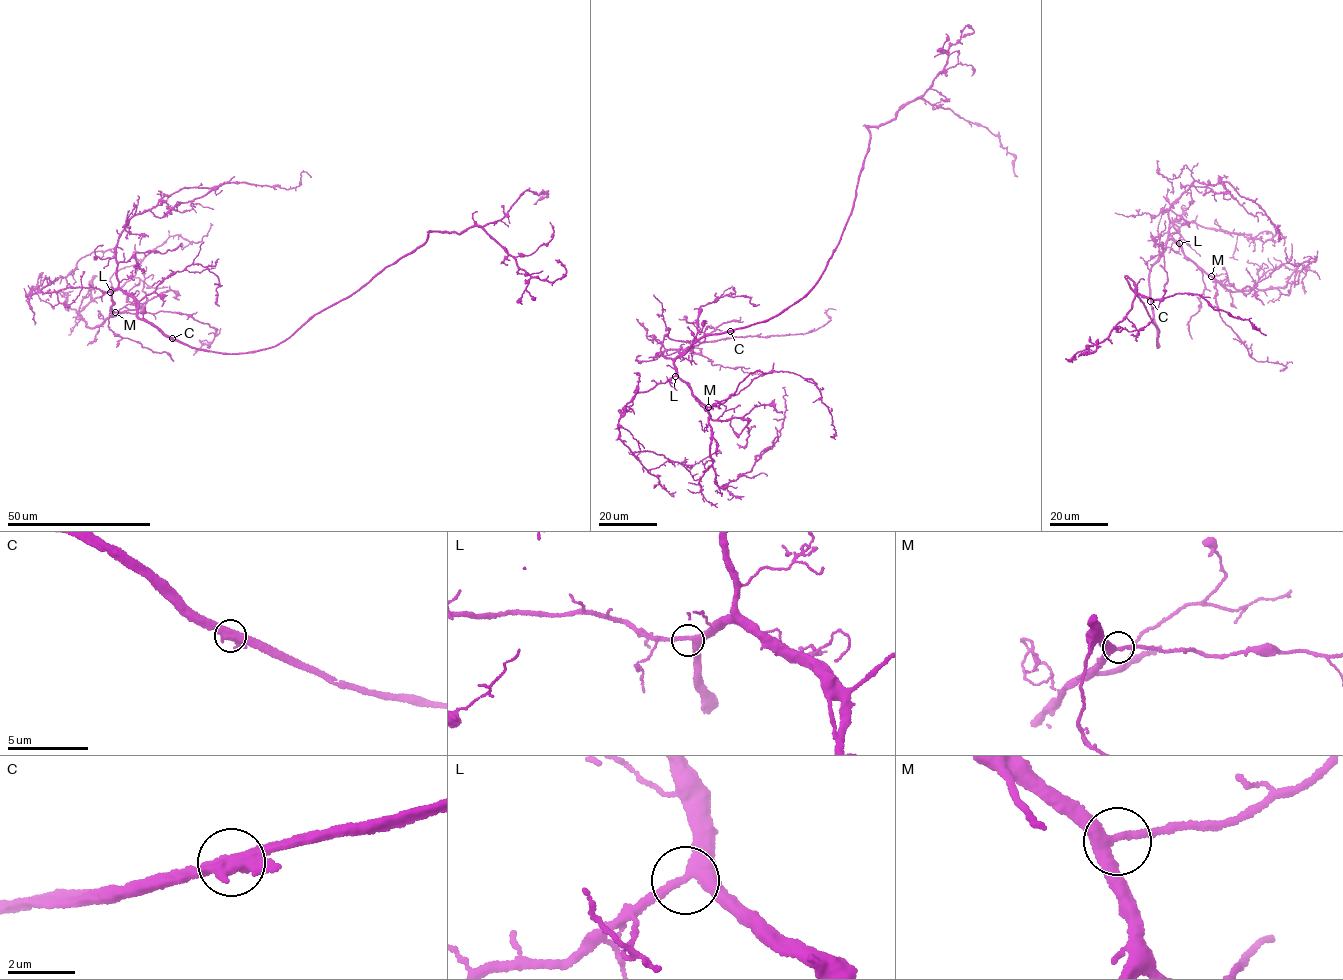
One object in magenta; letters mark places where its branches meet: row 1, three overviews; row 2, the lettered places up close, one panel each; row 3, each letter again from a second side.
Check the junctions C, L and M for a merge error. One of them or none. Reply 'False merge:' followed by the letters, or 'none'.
False merge: none

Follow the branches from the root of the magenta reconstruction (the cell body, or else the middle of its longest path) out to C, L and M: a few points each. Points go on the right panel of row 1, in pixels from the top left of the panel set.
C: (1157, 338), (1151, 301)
L: (1157, 338), (1149, 301), (1148, 274), (1168, 239), (1179, 243)
M: (1157, 338), (1148, 277), (1168, 240), (1172, 238), (1181, 246), (1183, 254), (1211, 276)

